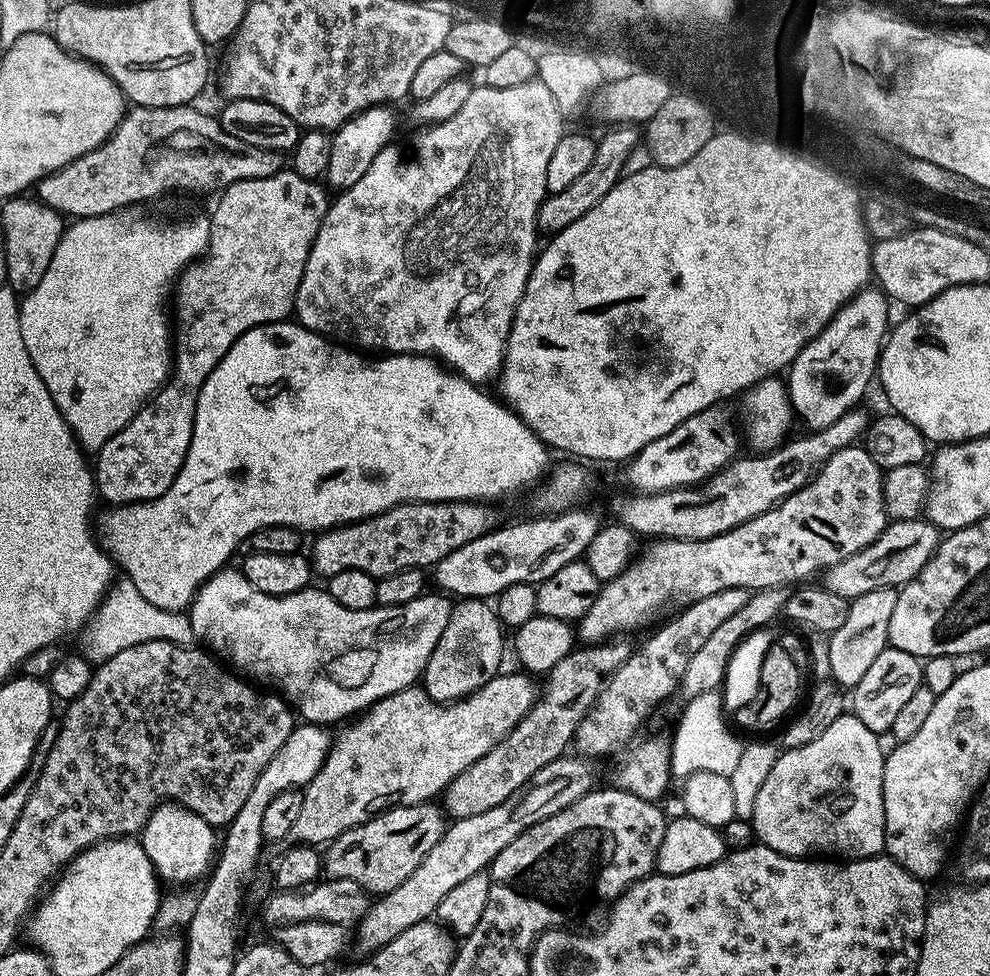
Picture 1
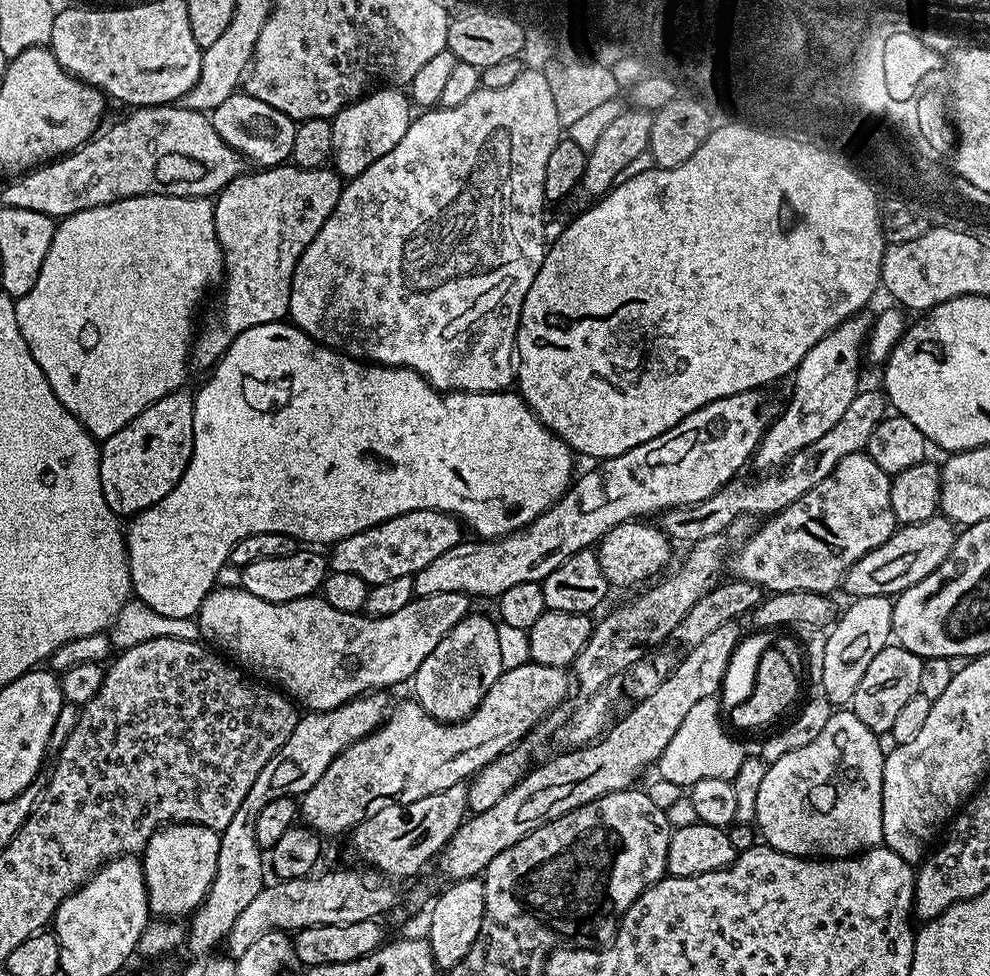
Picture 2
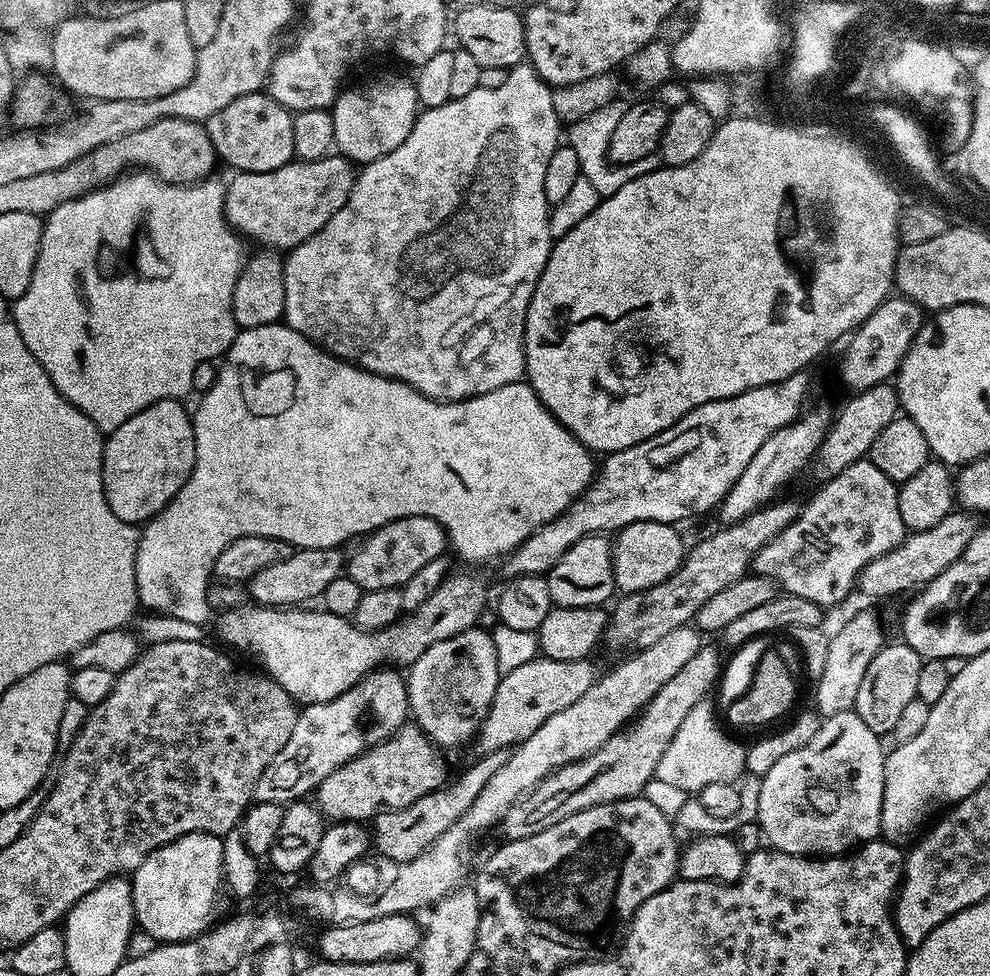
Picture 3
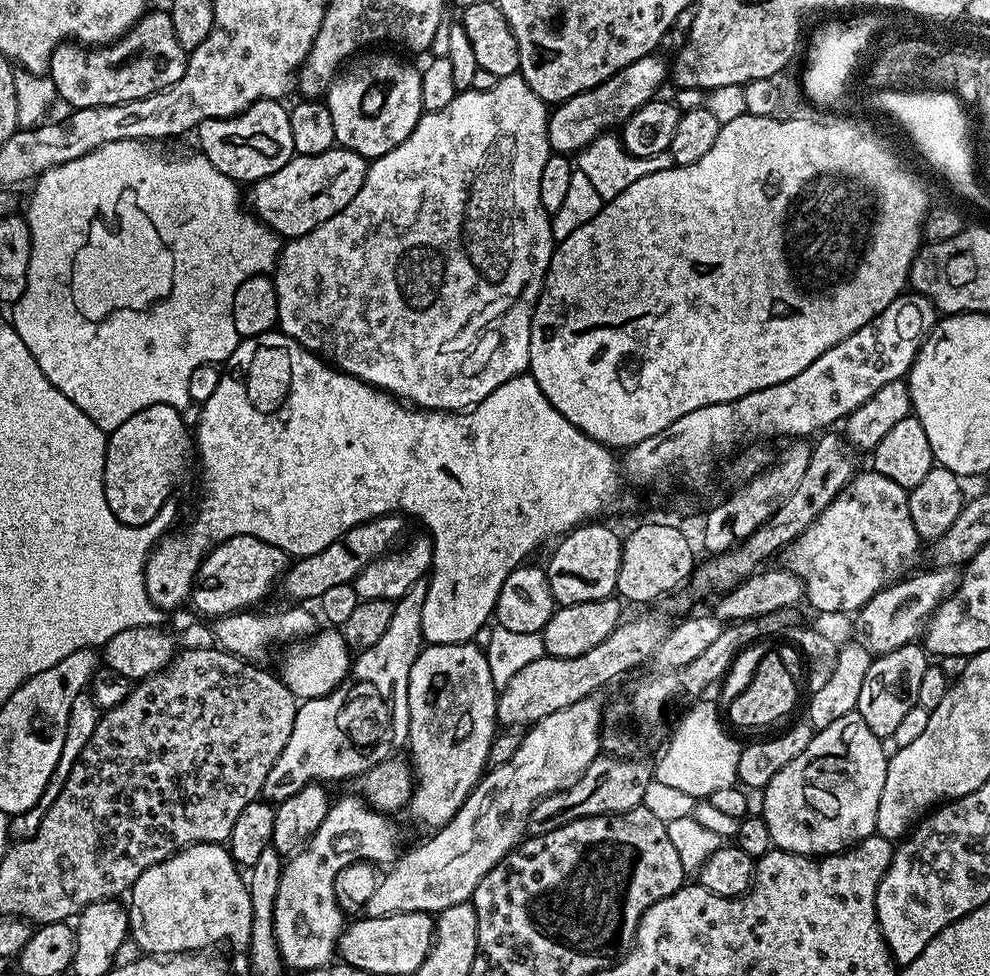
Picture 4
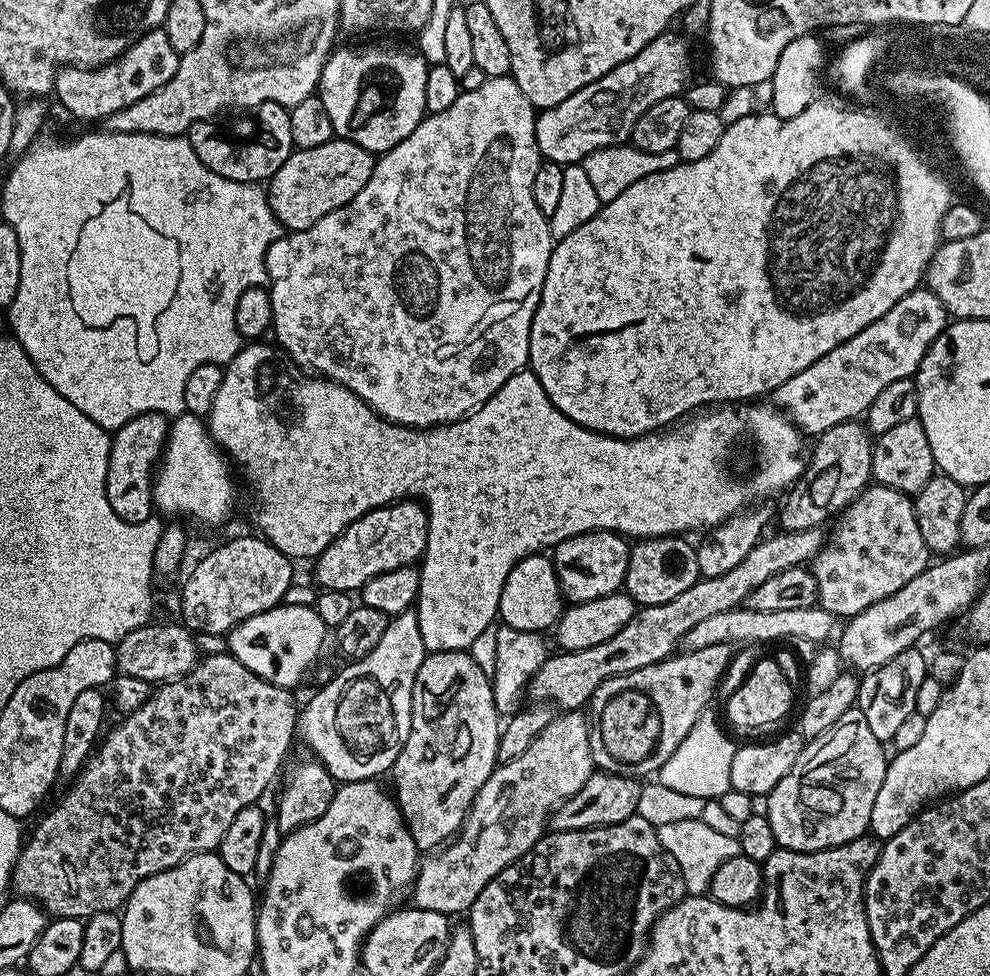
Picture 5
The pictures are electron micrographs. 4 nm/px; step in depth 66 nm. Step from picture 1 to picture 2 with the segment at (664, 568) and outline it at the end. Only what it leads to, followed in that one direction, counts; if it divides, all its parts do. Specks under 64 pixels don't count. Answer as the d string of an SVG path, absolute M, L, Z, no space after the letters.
M867 451L846 454L846 458L842 458L842 462L838 462L838 466L834 466L834 470L830 470L830 474L826 474L826 478L822 478L822 482L818 482L818 486L814 486L814 490L802 494L802 498L798 498L798 502L790 502L790 506L786 506L786 510L767 517L753 532L752 537L745 540L731 553L731 575L735 579L756 584L761 590L767 590L769 593L789 592L790 590L810 590L811 592L823 592L825 594L835 593L835 588L839 589L843 585L844 576L850 570L850 566L854 566L854 562L858 558L862 558L862 554L874 550L874 546L882 546L882 542L886 542L886 538L890 538L890 534L896 531L898 525L894 518L894 510L890 510L891 485L892 477L882 470L882 466L878 466L878 462L874 462L874 458L868 456Z

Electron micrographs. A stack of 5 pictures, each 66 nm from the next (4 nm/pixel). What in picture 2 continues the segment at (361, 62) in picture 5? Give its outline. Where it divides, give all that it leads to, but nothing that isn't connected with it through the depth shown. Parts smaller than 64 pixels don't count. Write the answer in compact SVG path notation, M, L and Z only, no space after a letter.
M396 86L377 87L352 104L347 104L331 119L334 130L331 167L344 178L362 174L362 170L378 162L382 154L390 154L390 150L402 142L402 134L406 134L413 119L414 108L409 97Z

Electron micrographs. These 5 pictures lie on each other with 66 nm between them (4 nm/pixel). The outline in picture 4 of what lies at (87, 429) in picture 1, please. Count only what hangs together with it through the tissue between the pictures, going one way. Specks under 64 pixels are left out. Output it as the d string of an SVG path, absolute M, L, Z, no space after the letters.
M147 140L106 142L106 146L98 146L93 152L82 154L80 158L74 158L72 162L56 164L50 170L41 173L31 185L33 187L32 197L28 200L26 219L28 221L28 229L30 230L30 266L28 267L28 277L26 278L26 290L22 294L22 298L18 298L18 302L11 309L12 316L10 315L10 323L18 334L18 338L22 338L22 342L26 342L26 350L30 350L30 354L34 354L34 362L38 362L38 366L42 366L42 374L46 374L48 381L58 390L62 390L62 394L66 394L66 398L70 398L70 402L74 402L74 406L78 406L78 410L82 410L82 414L86 414L86 418L90 418L106 434L110 434L118 426L122 426L122 422L126 422L126 418L134 418L134 414L138 414L138 410L146 410L146 406L165 404L166 406L174 406L181 410L187 409L187 404L192 400L192 375L203 364L223 365L230 358L230 354L234 354L234 350L241 342L242 332L241 329L234 326L234 314L232 313L234 310L234 294L238 294L238 286L242 286L242 282L246 282L251 276L271 273L275 269L282 247L282 238L280 235L272 228L269 228L263 220L253 215L246 207L245 201L244 204L240 201L240 191L242 191L242 188L237 181L226 178L226 174L222 174L222 170L214 170L214 166L203 154L164 157L164 152L160 148L163 147L157 146L155 143Z

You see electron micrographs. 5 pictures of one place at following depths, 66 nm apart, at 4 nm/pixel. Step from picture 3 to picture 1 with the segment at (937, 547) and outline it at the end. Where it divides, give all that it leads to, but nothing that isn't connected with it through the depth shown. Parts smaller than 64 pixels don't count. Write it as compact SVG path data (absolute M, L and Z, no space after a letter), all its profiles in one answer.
M927 518L891 521L882 530L882 534L874 538L874 542L850 554L850 558L842 558L838 566L825 568L822 587L830 590L830 594L842 594L842 598L850 602L857 600L862 594L870 594L870 590L899 589L914 580L924 569L926 562L930 562L941 539L941 529L935 528Z

